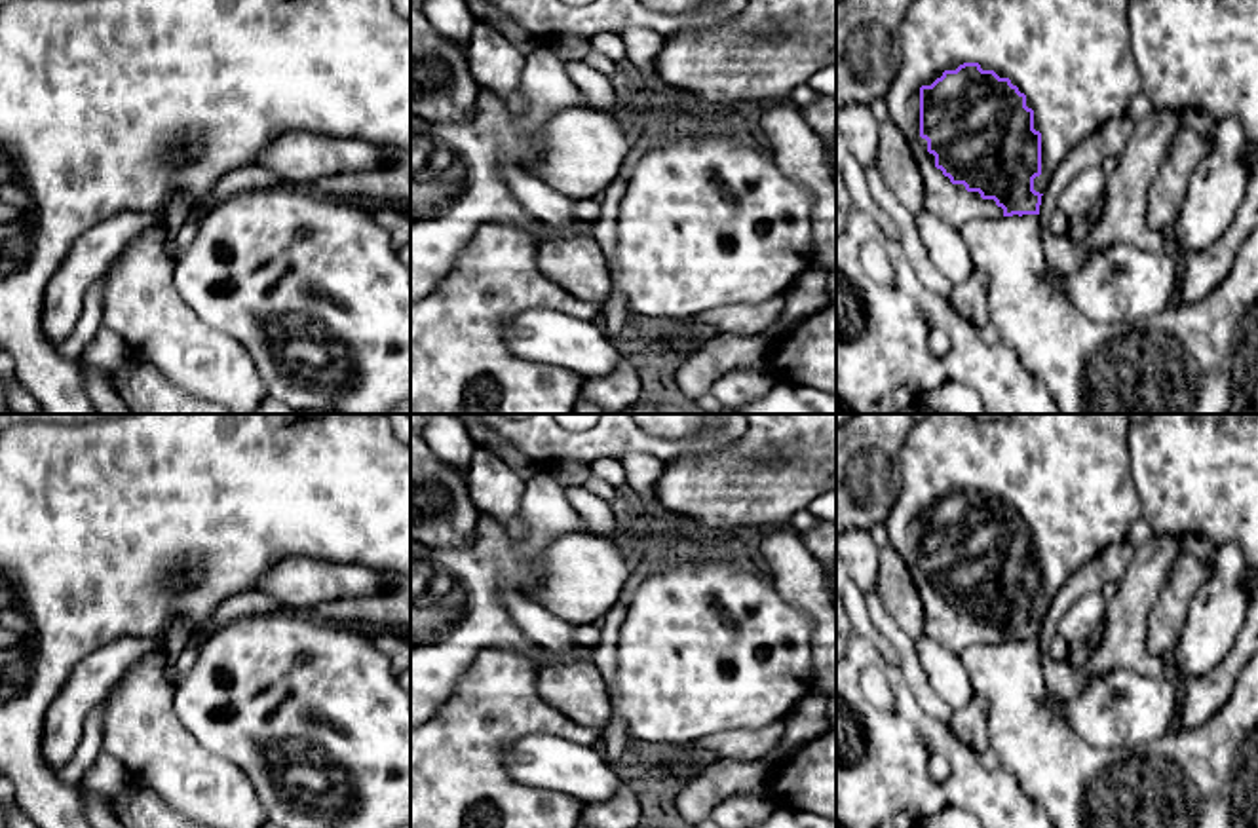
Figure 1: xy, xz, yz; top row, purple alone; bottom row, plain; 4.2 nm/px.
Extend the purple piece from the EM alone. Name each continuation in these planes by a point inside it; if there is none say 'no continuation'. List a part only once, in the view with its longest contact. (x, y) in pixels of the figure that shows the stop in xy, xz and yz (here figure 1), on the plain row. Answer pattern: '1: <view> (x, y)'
1: yz (1068, 475)

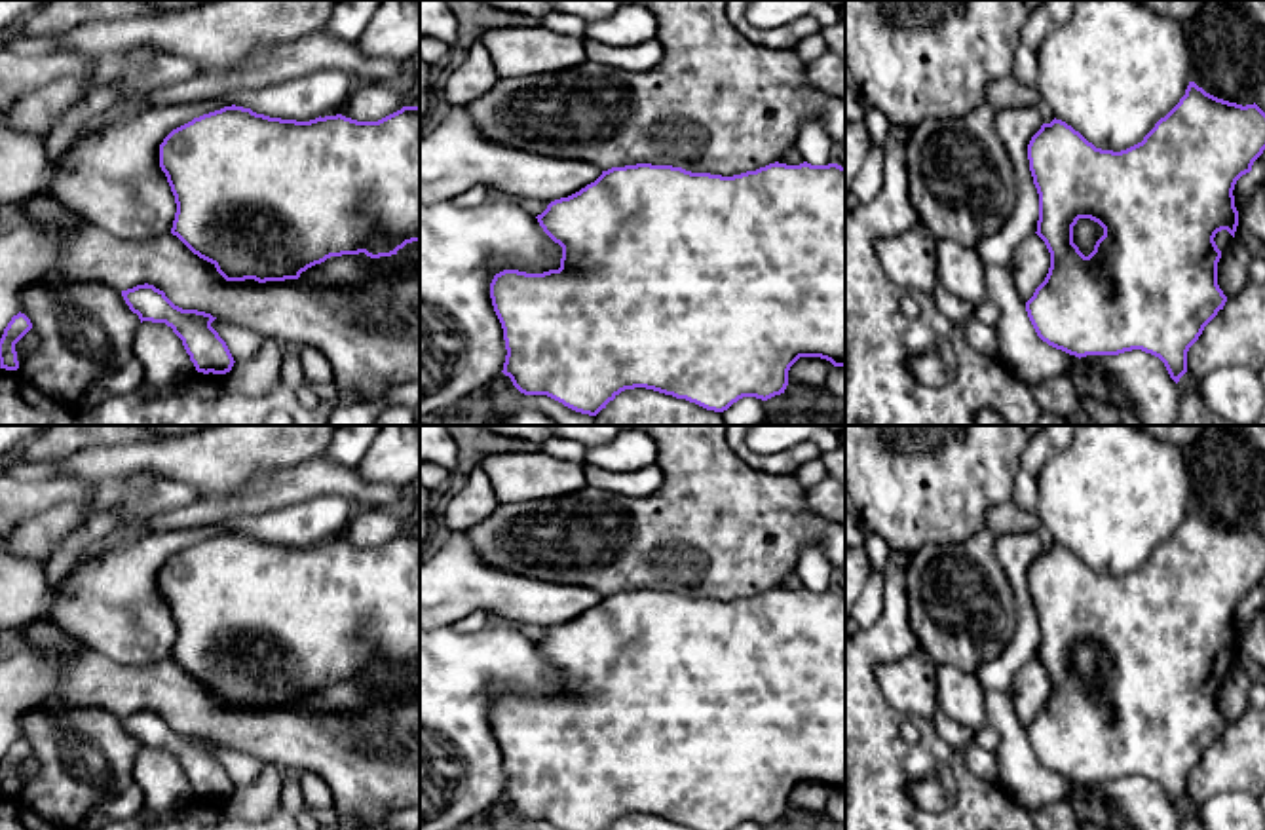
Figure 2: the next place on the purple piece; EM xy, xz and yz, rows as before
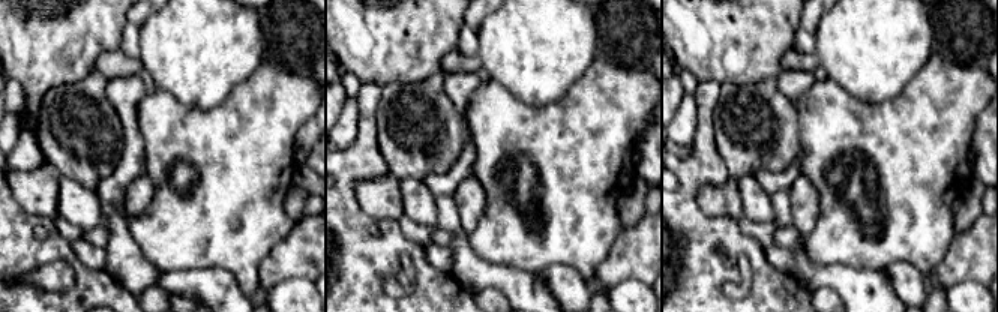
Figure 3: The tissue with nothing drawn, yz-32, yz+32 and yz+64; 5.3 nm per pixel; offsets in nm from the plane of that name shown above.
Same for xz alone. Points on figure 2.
1: xz (454, 582)

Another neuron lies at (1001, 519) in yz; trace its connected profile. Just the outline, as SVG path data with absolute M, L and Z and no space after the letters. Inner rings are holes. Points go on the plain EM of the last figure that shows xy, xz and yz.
M1005 501L988 511L984 528L995 538L1005 534L1028 534L1041 528L1041 519L1035 511L1024 511L1012 501Z

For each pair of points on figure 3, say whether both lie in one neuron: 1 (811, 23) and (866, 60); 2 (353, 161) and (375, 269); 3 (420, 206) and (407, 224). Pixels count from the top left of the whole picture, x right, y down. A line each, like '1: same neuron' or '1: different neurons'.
1: different neurons
2: same neuron
3: different neurons

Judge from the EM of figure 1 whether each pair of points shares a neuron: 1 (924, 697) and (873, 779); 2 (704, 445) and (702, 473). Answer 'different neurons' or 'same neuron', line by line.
1: different neurons
2: different neurons

